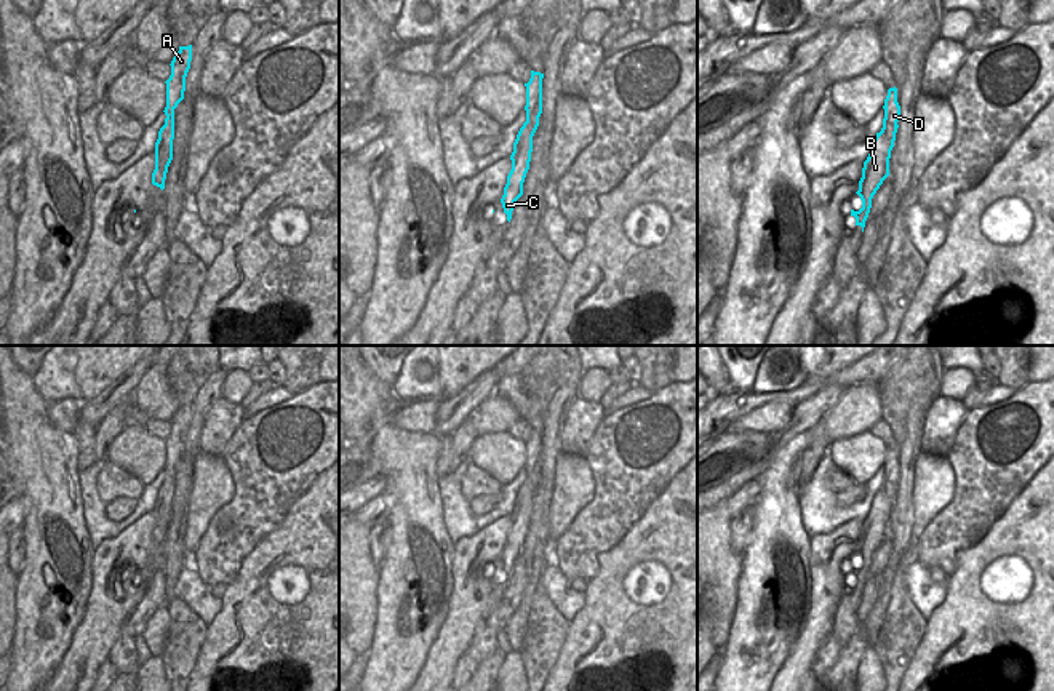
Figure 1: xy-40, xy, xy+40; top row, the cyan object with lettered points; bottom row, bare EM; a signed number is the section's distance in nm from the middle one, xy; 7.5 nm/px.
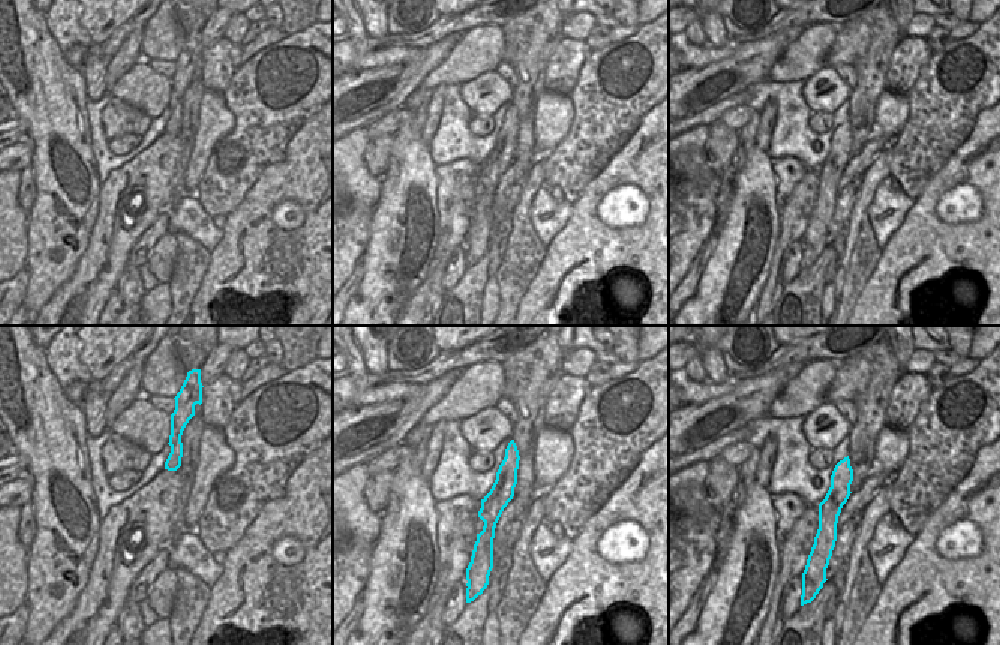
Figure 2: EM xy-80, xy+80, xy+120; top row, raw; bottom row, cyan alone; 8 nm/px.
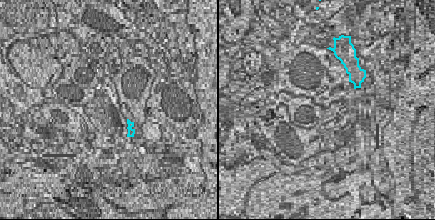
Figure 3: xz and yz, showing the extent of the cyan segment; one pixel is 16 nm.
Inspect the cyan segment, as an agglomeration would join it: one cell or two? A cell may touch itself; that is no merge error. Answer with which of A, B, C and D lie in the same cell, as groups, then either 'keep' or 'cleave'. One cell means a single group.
A D / B C; cleave

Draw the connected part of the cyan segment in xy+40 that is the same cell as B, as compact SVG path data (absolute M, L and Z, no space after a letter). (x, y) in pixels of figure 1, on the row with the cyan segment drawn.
M876 133L870 154L867 160L864 162L865 165L865 179L862 182L862 210L870 213L872 208L872 198L883 184L883 181L889 176L889 158L891 158L891 144L889 139Z

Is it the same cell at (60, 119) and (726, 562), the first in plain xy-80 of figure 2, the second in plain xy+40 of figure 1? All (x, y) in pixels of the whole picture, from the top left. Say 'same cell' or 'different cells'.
different cells

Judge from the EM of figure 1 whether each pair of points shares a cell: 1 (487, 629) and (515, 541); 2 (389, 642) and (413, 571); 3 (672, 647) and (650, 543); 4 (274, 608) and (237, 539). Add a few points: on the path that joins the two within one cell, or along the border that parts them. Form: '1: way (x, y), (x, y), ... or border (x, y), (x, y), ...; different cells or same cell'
1: way (491, 607), (498, 594), (499, 578), (507, 563); same cell
2: way (405, 624), (407, 589); same cell
3: way (672, 621), (672, 568); same cell
4: border (274, 530), (250, 552), (239, 575), (227, 586); different cells

